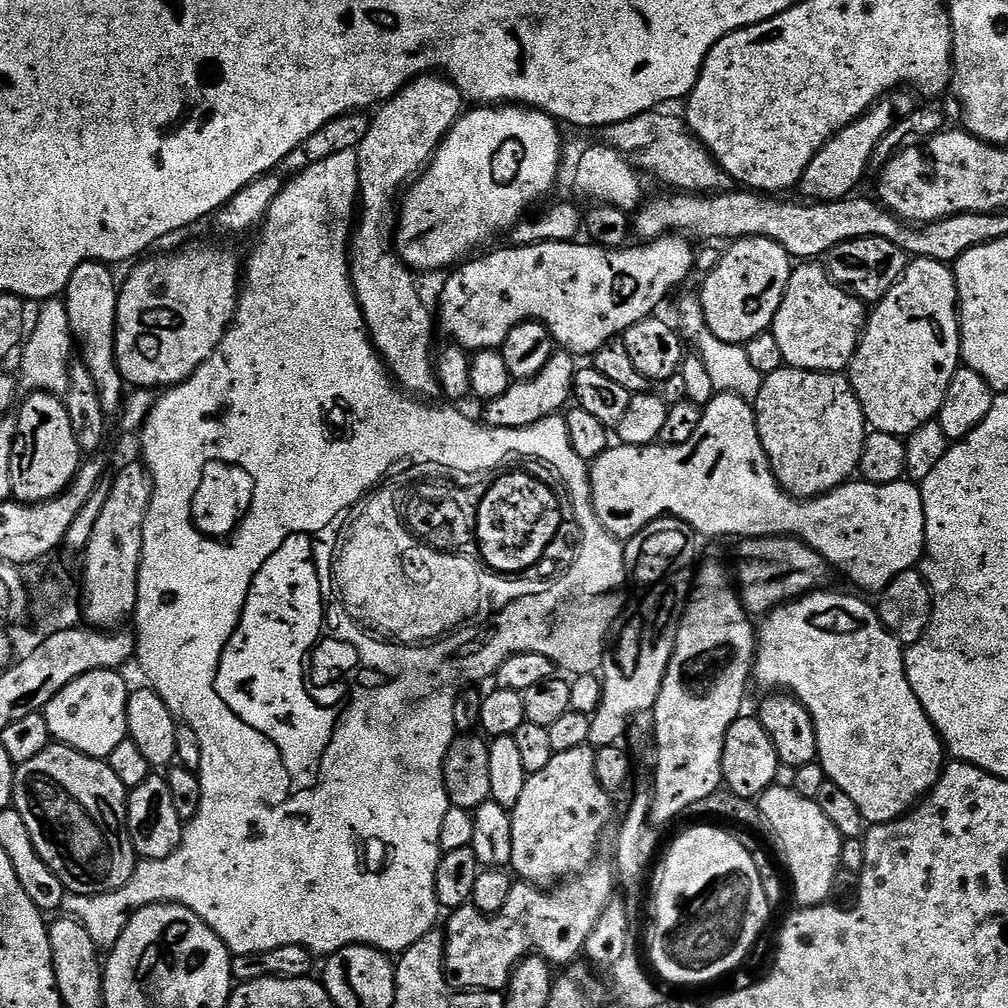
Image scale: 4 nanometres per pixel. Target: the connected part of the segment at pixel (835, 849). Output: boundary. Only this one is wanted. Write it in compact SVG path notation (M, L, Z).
M773 784L758 797L758 803L773 827L771 835L784 847L784 856L788 859L786 876L790 881L791 895L792 892L796 895L795 903L802 908L814 908L831 897L828 895L836 884L836 875L841 875L844 840L838 830L834 830L834 822L822 814L816 800L802 798L795 788L784 784Z

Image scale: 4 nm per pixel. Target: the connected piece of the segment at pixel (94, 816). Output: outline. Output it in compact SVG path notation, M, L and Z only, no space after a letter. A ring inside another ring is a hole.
M53 742L46 750L42 750L42 754L30 758L30 762L16 765L12 807L18 810L18 814L22 814L26 827L30 829L30 838L34 838L34 850L38 850L42 862L46 862L46 866L50 866L50 870L54 870L54 874L64 883L65 889L83 896L97 896L126 886L126 882L130 882L130 874L134 874L138 863L138 857L128 833L128 794L129 789L124 788L122 782L118 782L118 774L114 774L114 770L110 770L110 766L104 760L96 760L70 746Z

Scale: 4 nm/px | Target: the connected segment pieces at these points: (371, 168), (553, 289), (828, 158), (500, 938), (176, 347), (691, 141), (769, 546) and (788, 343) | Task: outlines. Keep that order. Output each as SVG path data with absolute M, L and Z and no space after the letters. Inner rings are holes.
M440 74L417 76L397 96L379 105L377 116L371 117L366 138L362 138L358 149L358 223L350 236L352 288L356 291L368 335L387 371L405 392L420 398L432 398L428 396L441 391L434 367L434 348L432 352L434 316L428 313L416 289L416 280L412 277L415 275L394 247L396 199L431 164L433 154L465 108L464 95L451 79Z
M669 234L660 236L657 240L645 243L644 248L632 248L628 246L623 249L603 248L595 242L580 244L581 241L561 241L548 240L546 243L534 243L525 245L511 245L508 248L496 250L480 258L475 257L461 263L450 275L452 275L444 284L444 289L440 292L440 316L438 312L438 328L449 336L451 343L455 347L463 348L469 354L477 352L490 352L493 350L503 349L506 338L510 338L510 330L514 326L524 323L525 320L537 320L539 324L544 324L550 330L553 341L561 349L567 350L572 354L579 354L591 357L601 348L603 344L608 344L611 340L617 339L627 328L634 326L634 322L646 319L647 316L653 315L657 311L656 307L687 278L692 272L692 267L696 264L696 252L693 241L679 234Z
M885 98L873 104L853 124L846 126L841 132L835 132L824 143L822 150L814 154L798 185L799 191L804 191L809 201L846 200L855 193L852 191L863 182L864 175L870 172L876 144L882 142L884 136L897 124L898 116L892 113L890 101L891 99Z
M593 862L586 871L545 890L527 882L513 883L506 906L494 913L487 913L469 902L461 908L451 909L448 928L444 933L444 976L453 989L465 992L499 992L507 989L508 980L516 965L525 956L536 953L553 966L568 966L583 953L584 944L594 930L595 923L611 902L618 888L617 873L613 865Z
M190 246L181 247L171 254L157 254L153 260L144 258L135 265L136 269L129 274L119 285L120 297L118 298L118 310L116 311L116 361L120 367L120 373L123 374L125 381L136 388L147 388L149 390L167 389L169 386L175 386L182 383L183 380L189 380L214 354L214 350L222 342L224 333L228 331L228 325L236 317L236 306L238 303L238 293L242 287L242 264L236 261L236 256L232 252L223 252L220 248L190 248Z
M653 110L636 115L626 122L610 124L603 129L602 140L608 147L620 153L621 157L632 157L639 171L650 172L662 183L672 186L675 191L689 195L713 195L731 192L736 183L709 150L687 129L687 123L680 117Z
M754 536L739 541L736 556L740 561L734 567L738 591L744 608L753 617L760 618L787 604L823 589L828 580L830 565L809 544L791 536Z
M800 262L793 267L792 277L786 286L786 294L778 306L770 331L778 338L782 349L782 358L789 368L801 368L807 372L843 373L851 364L856 348L860 344L860 335L864 333L866 323L866 304L856 296L851 296L844 288L838 287L828 277L827 267L820 262Z

